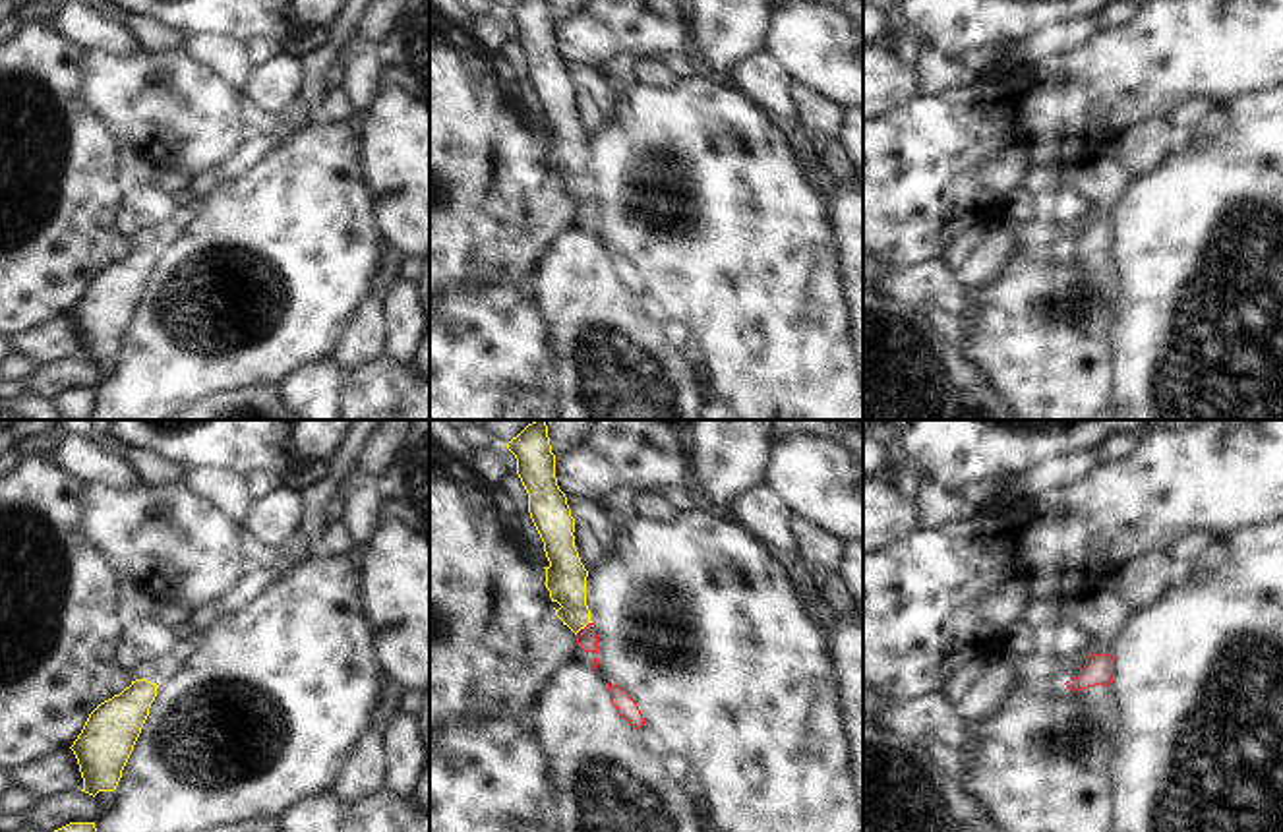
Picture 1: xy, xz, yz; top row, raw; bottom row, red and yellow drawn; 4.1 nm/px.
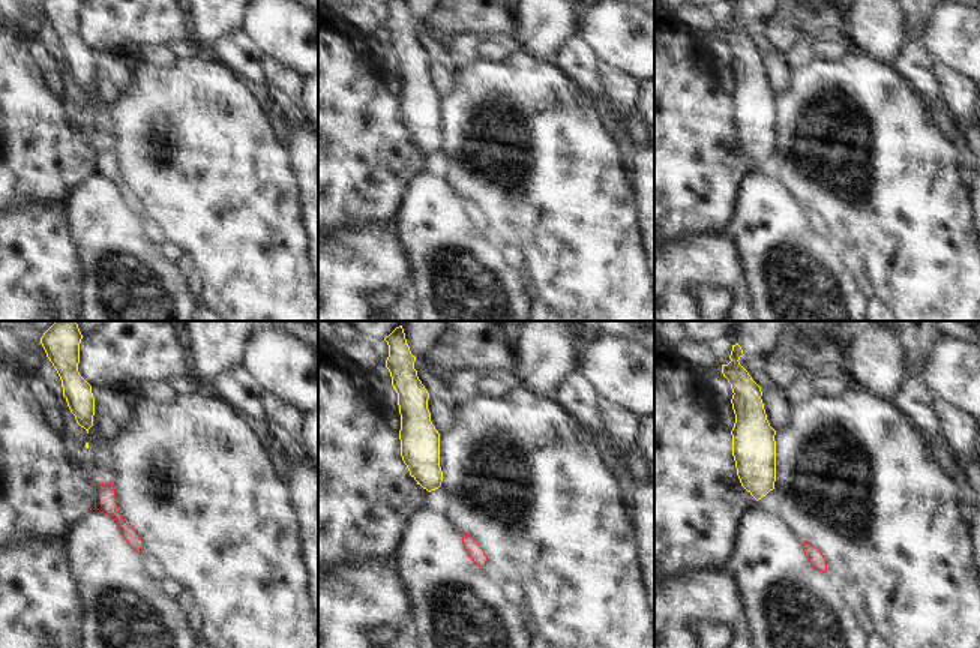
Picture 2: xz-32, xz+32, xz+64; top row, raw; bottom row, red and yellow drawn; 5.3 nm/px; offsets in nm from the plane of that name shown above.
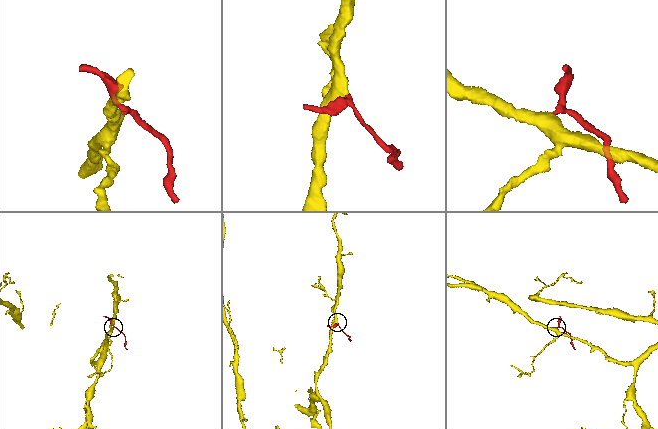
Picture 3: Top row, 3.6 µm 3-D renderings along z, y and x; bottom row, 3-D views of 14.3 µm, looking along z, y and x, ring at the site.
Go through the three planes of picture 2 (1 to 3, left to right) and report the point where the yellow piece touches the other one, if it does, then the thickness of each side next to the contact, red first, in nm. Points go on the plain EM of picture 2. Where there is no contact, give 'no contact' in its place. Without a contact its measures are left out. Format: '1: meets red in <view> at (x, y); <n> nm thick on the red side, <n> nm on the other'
1: no contact
2: no contact
3: no contact

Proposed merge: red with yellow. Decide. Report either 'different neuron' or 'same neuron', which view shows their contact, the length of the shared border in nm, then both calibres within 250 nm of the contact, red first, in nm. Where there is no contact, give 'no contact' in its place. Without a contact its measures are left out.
different neuron | xz | 90 nm | 90/170 nm

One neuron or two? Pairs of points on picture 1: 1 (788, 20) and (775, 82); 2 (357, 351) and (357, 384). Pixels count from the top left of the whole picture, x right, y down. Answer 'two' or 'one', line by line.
1: two
2: two

